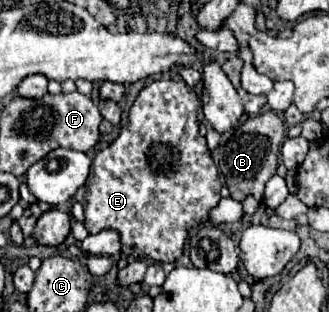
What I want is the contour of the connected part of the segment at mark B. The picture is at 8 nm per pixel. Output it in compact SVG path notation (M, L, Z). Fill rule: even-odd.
M268 110L258 116L250 116L242 126L238 126L228 142L218 148L218 168L224 174L224 182L230 190L230 196L242 202L248 194L254 194L256 200L262 200L266 182L276 174L280 146L286 140L284 120Z

